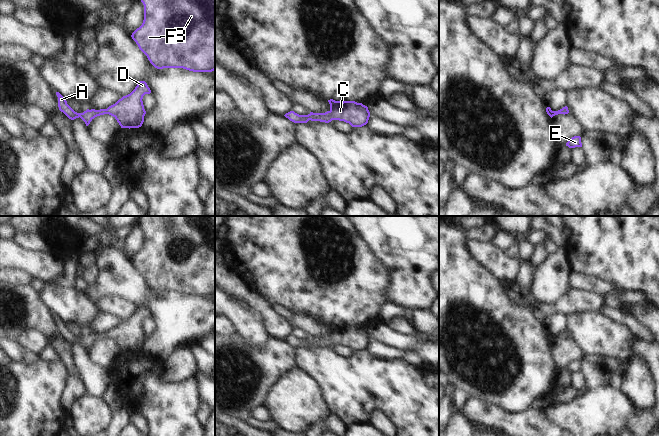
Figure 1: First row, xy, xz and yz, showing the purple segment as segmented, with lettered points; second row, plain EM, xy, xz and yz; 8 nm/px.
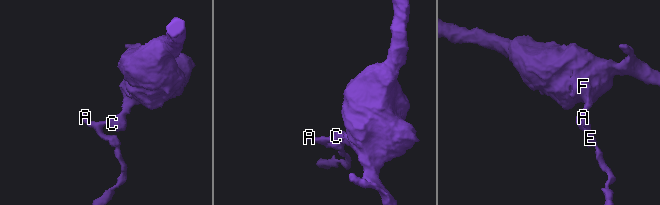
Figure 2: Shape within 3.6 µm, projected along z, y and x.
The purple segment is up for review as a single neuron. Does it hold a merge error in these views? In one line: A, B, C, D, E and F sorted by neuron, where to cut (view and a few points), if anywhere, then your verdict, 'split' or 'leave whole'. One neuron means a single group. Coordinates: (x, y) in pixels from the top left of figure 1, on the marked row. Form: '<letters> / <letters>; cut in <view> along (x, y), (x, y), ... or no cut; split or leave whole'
A B C D E F; no cut; leave whole

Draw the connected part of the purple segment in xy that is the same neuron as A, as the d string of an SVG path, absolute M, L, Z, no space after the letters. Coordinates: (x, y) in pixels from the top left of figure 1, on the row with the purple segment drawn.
M138 81L135 89L128 95L123 96L115 104L107 109L87 109L83 113L75 112L68 104L66 99L56 92L58 97L58 107L69 119L81 118L86 126L97 116L109 114L113 116L121 128L139 128L144 122L146 111L143 105L143 96L150 94L151 90L145 81Z

